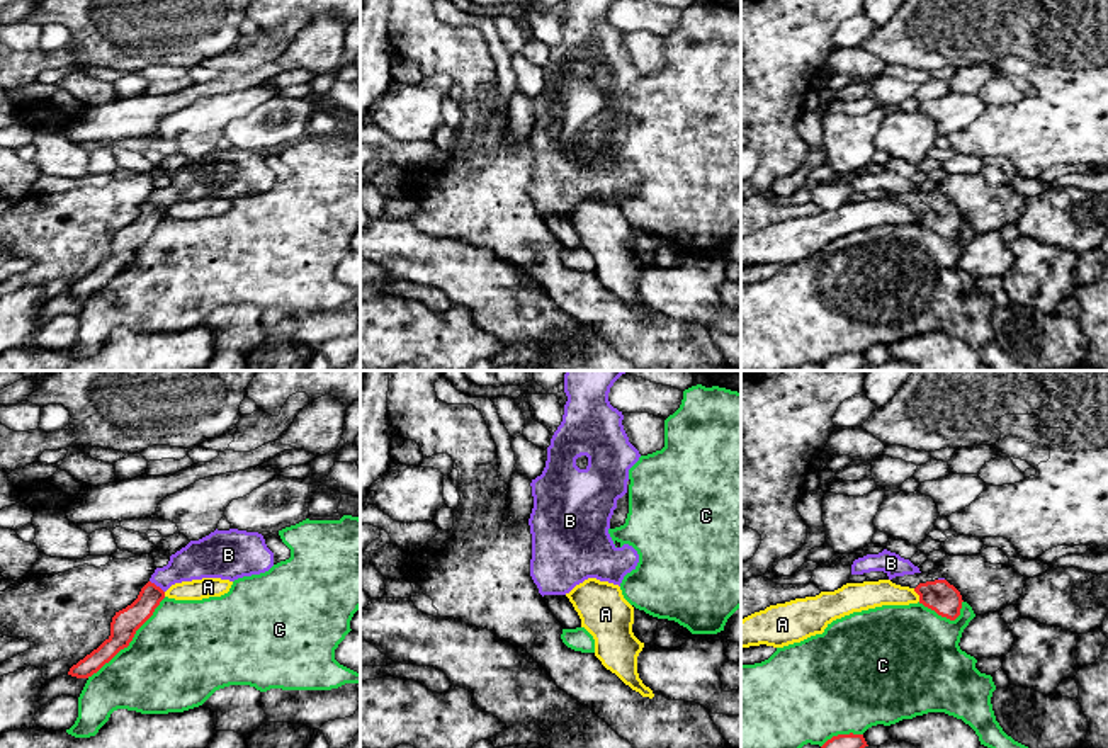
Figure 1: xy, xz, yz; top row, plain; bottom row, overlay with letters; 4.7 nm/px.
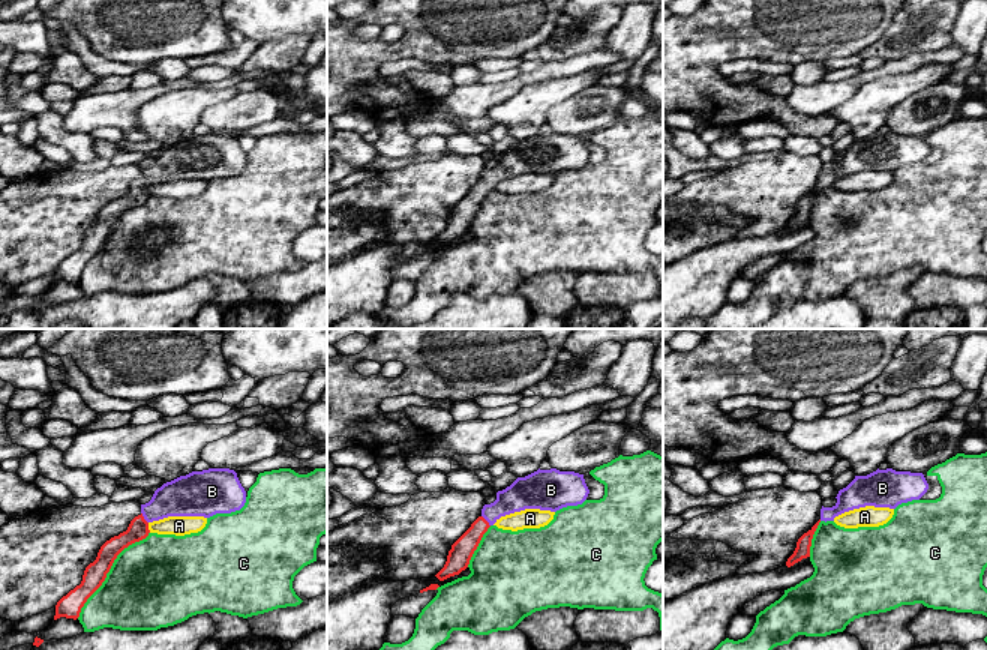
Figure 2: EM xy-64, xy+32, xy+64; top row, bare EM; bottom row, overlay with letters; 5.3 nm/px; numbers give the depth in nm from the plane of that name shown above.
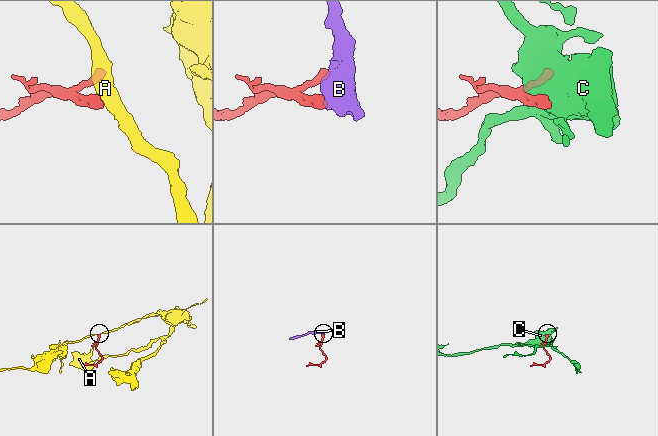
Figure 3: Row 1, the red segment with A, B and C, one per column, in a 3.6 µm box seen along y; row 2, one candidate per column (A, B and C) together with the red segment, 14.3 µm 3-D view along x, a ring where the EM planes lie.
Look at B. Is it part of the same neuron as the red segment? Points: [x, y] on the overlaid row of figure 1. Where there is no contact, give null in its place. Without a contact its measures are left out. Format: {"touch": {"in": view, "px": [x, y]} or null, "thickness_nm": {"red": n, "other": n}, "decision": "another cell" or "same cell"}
{"touch": {"in": "xy", "px": [155, 585]}, "thickness_nm": {"red": 130, "other": 180}, "decision": "same cell"}

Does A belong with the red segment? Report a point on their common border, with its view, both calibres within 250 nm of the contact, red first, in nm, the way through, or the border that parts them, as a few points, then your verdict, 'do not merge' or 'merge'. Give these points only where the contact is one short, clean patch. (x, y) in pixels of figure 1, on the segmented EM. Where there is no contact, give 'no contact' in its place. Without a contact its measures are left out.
meets red in yz at (918, 594); 150 nm thick on the red side, 130 nm on the other; border along yz (913, 589), (920, 600); do not merge

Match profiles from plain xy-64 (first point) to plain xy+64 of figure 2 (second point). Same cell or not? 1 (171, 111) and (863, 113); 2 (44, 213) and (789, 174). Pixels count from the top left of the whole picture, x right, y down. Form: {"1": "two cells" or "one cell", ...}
{"1": "one cell", "2": "one cell"}

